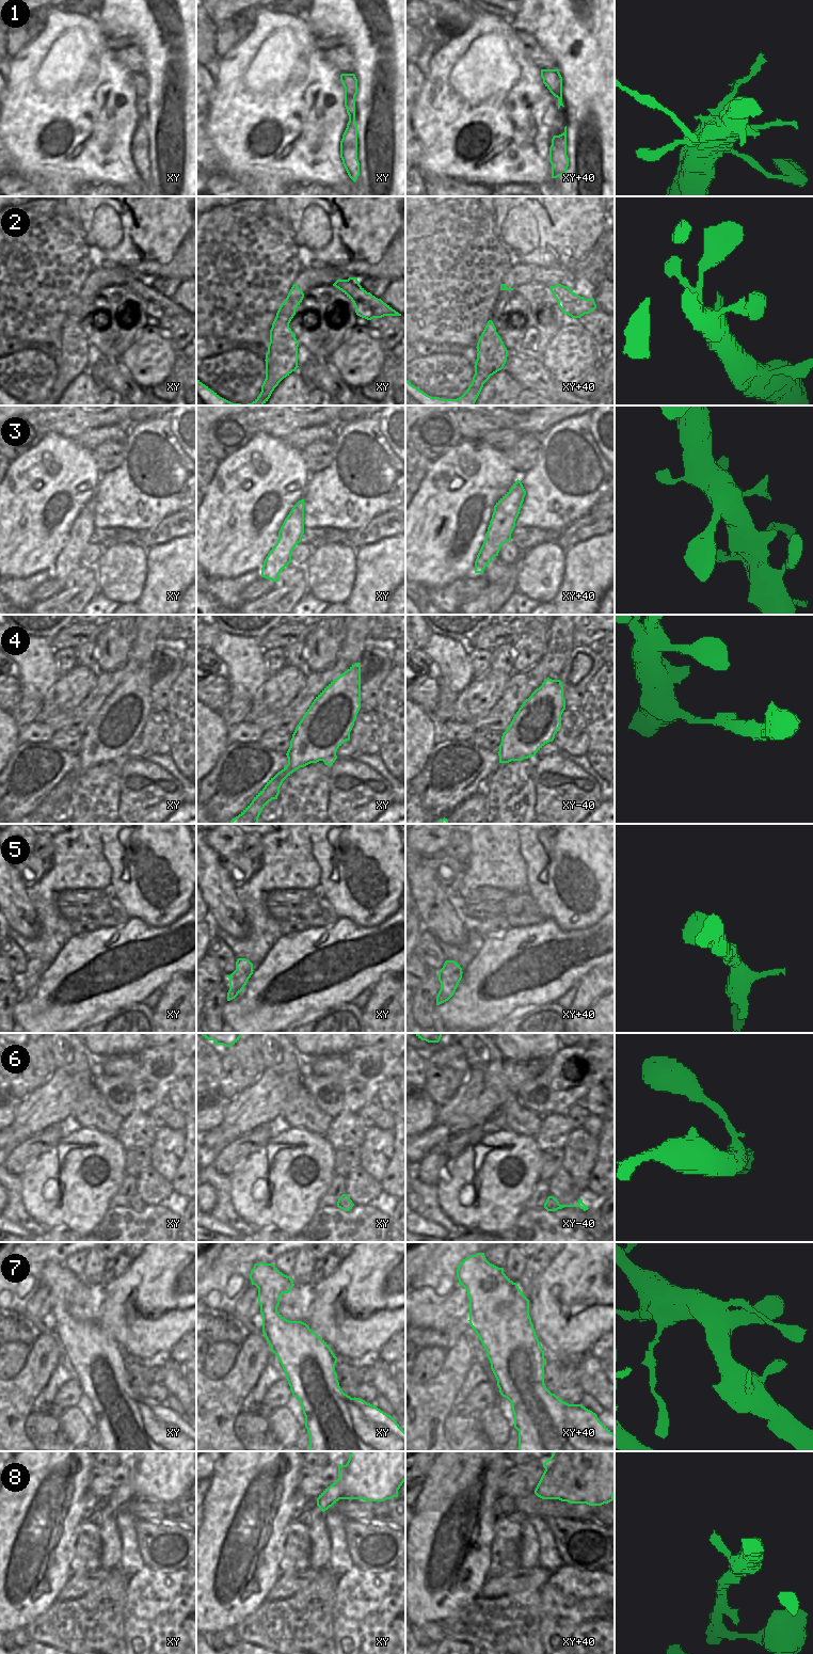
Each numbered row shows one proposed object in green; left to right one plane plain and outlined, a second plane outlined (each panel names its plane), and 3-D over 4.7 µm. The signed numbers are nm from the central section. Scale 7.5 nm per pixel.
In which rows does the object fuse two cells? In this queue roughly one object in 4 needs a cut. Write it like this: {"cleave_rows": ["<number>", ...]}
{"cleave_rows": ["2", "4"]}

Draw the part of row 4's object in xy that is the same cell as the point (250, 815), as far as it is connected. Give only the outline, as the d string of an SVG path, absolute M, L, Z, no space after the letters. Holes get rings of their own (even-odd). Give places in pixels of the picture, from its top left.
M276 775L271 778L252 802L228 824L257 824L262 809L272 799L277 799L283 781L284 779Z

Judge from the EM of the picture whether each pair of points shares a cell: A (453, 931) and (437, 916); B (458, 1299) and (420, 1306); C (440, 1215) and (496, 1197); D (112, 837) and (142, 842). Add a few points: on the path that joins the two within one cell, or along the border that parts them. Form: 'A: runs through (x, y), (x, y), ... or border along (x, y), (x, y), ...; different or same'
A: runs through (449, 927), (442, 920); same
B: runs through (448, 1306), (430, 1306); same
C: border along (436, 1190), (439, 1206), (458, 1225), (465, 1228); different
D: runs through (120, 837), (134, 837); same

